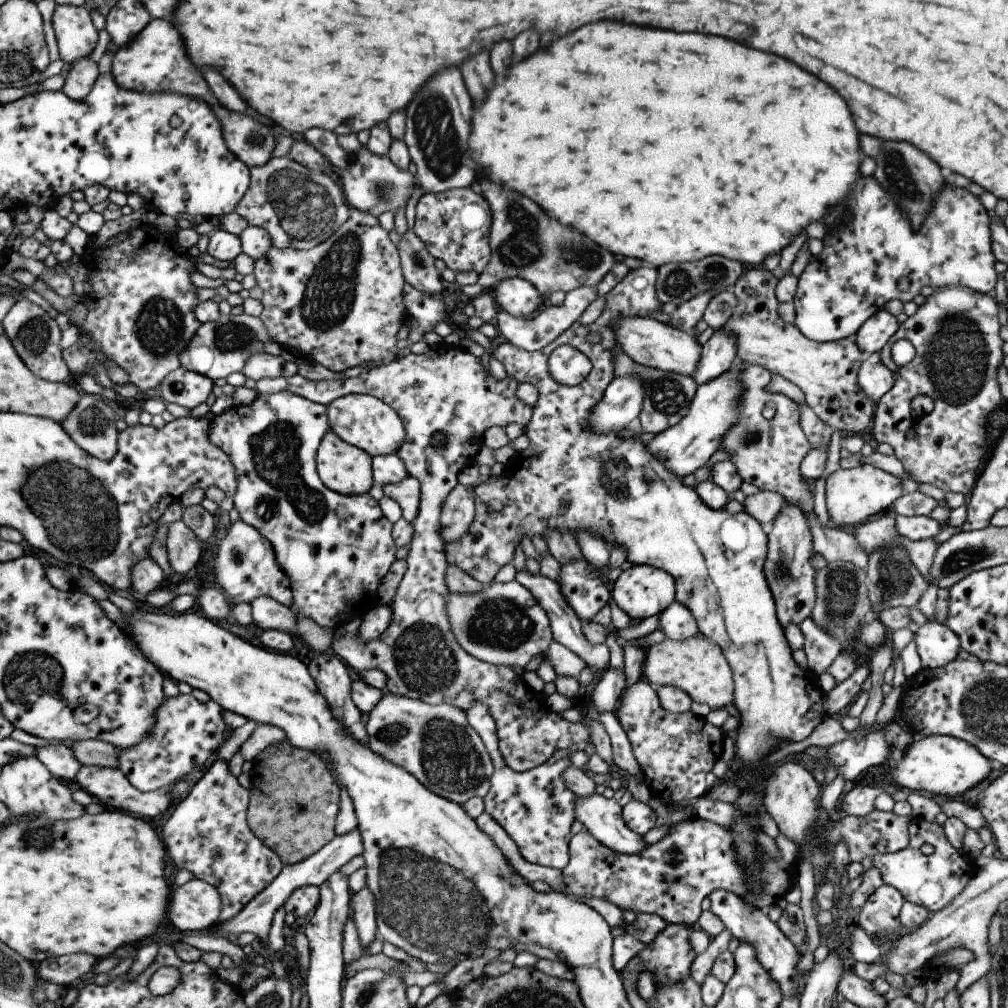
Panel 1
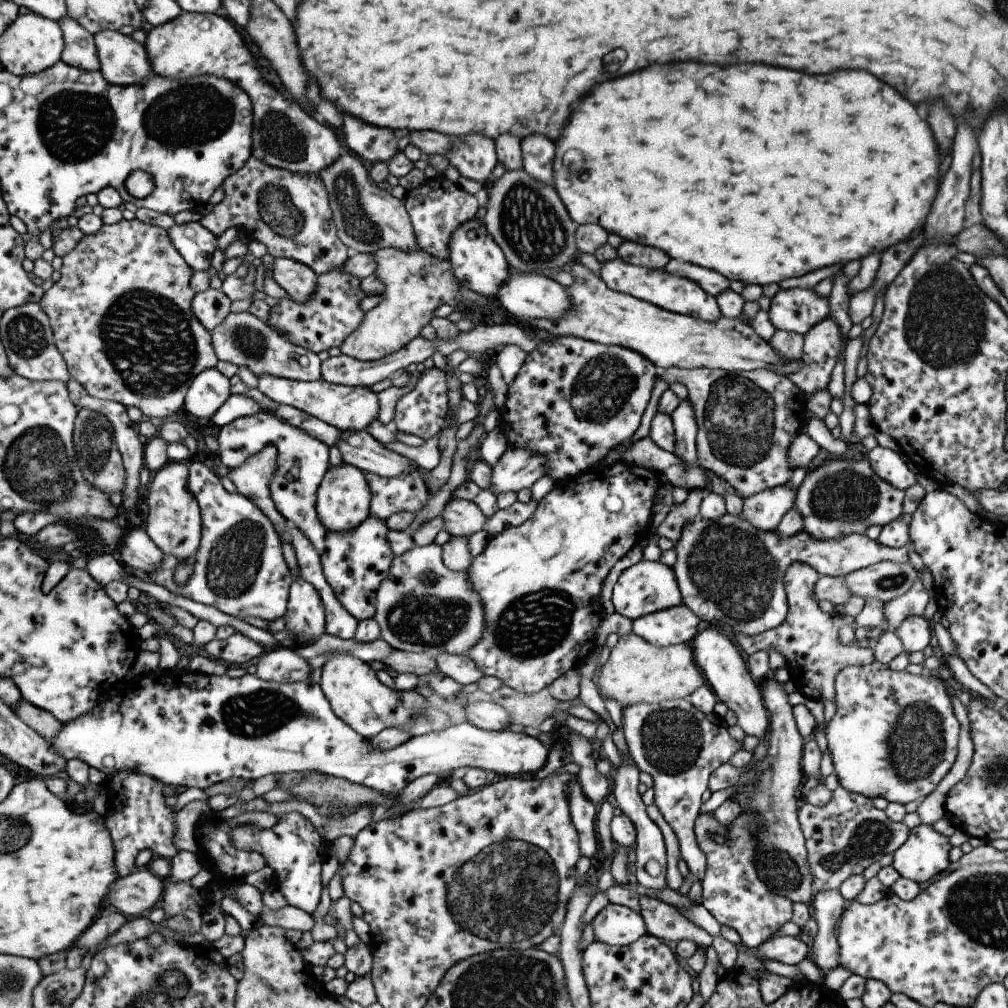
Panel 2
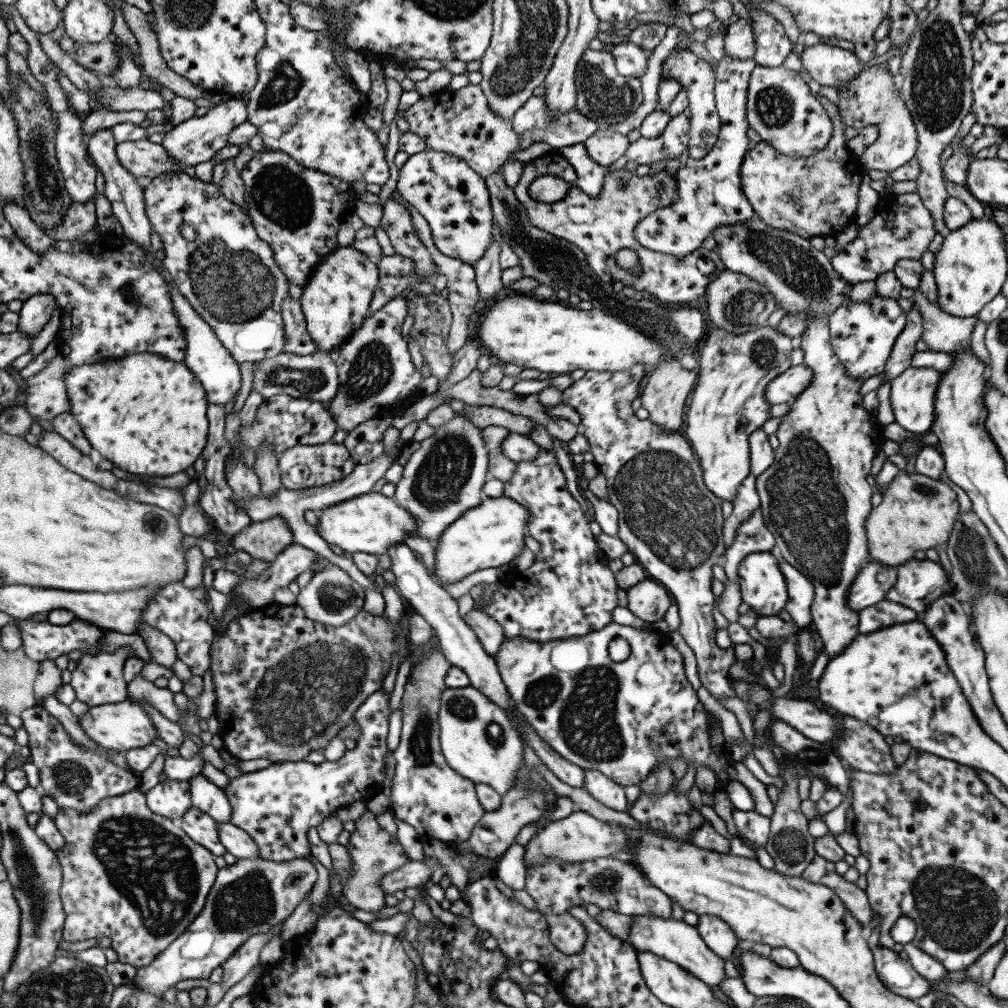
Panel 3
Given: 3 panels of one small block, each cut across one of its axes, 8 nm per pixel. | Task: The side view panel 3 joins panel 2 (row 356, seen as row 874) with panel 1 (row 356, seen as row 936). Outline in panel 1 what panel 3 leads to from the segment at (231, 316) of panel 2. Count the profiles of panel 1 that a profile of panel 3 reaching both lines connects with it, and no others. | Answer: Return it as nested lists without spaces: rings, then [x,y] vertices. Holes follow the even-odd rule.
[[[241,313],[221,315],[217,320],[201,323],[198,330],[177,355],[179,364],[185,370],[206,376],[212,381],[225,378],[231,372],[240,372],[246,358],[263,353],[262,348],[273,341],[258,318]]]

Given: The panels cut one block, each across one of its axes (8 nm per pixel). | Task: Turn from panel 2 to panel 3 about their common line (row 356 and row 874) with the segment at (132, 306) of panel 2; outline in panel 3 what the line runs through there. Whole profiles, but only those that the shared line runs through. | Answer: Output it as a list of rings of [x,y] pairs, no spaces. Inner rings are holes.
[[[134,790],[99,800],[85,813],[71,808],[59,809],[54,824],[64,838],[62,848],[55,850],[62,872],[58,894],[65,913],[63,940],[77,942],[107,936],[120,963],[144,967],[163,952],[203,908],[218,871],[213,855],[193,842],[177,823],[151,813],[141,792]]]

